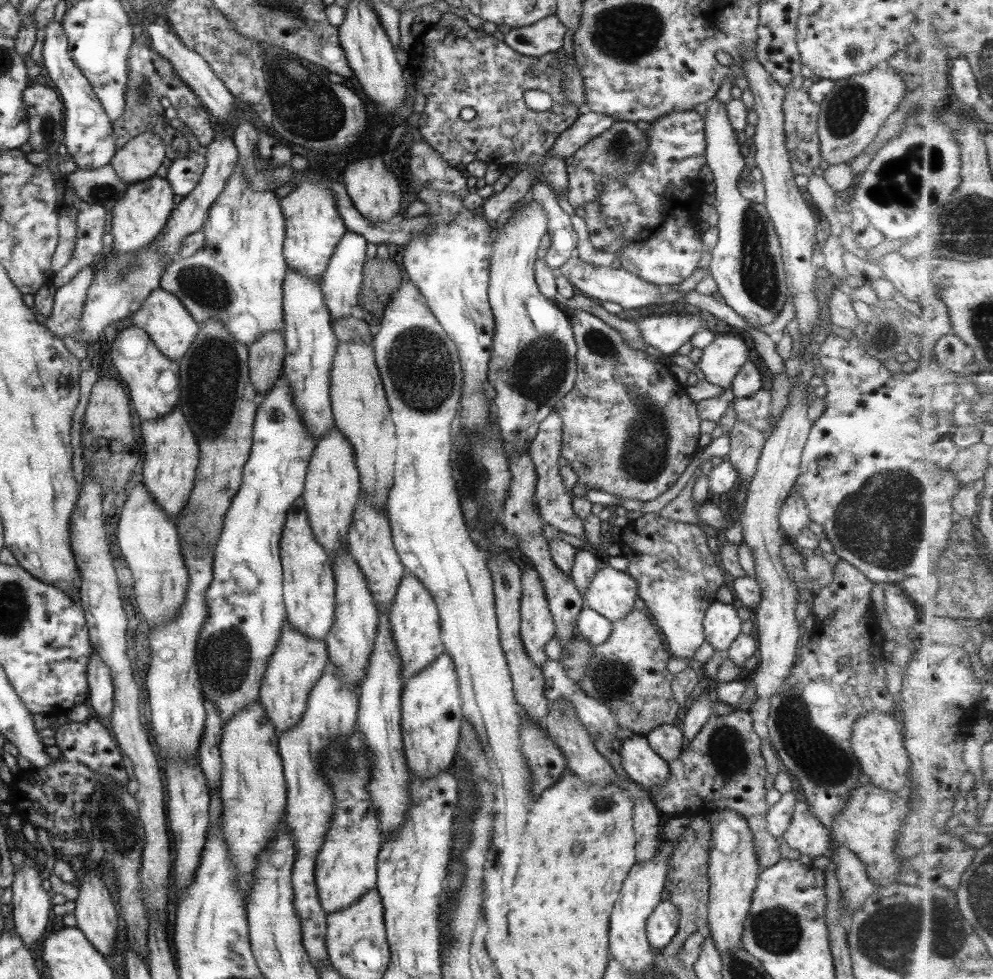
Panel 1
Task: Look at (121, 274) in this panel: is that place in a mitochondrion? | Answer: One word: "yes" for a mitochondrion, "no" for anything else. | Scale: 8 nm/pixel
yes

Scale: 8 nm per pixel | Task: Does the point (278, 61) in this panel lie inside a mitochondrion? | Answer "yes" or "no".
yes

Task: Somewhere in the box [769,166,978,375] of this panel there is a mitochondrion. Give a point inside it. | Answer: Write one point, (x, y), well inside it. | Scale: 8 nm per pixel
(873, 190)

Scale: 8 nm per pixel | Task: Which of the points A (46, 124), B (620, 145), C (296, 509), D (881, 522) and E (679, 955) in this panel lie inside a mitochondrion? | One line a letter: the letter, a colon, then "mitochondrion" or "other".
A: mitochondrion
B: mitochondrion
C: other
D: mitochondrion
E: other

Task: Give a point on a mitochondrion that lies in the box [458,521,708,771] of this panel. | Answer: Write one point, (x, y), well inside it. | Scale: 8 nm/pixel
(609, 679)

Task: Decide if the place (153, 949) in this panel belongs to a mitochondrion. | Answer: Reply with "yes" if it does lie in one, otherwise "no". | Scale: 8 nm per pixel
no

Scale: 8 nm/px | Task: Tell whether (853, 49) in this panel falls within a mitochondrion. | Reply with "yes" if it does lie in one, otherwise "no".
yes

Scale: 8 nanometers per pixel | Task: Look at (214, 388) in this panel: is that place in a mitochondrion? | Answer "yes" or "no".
yes

